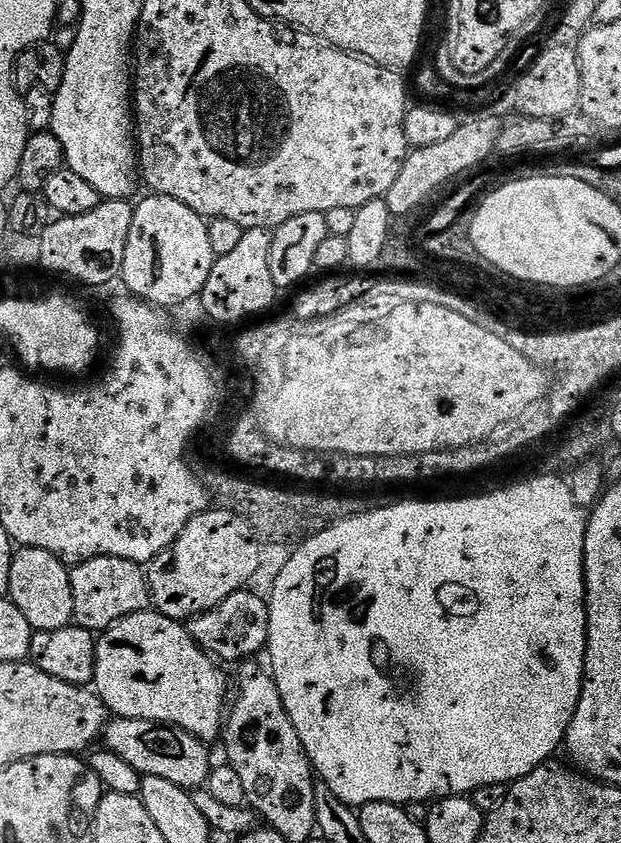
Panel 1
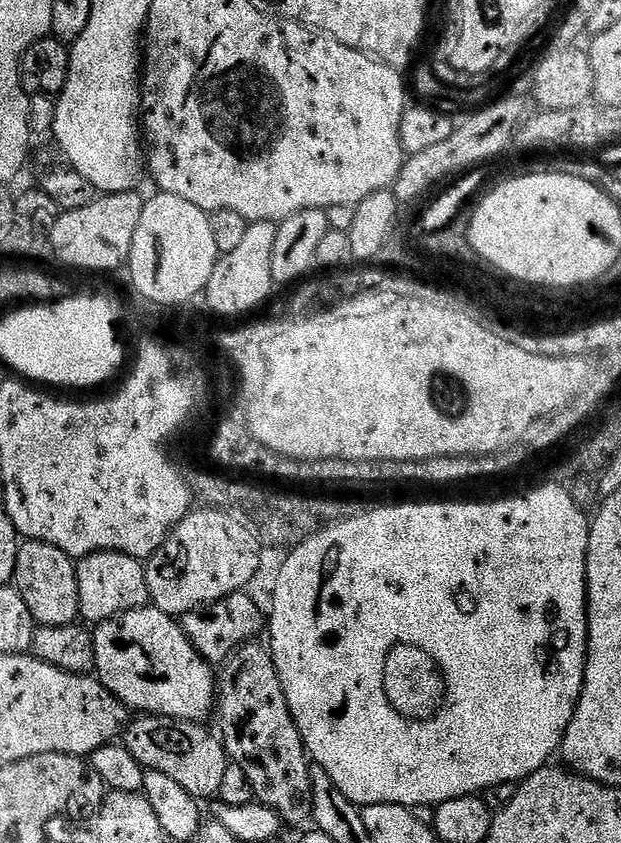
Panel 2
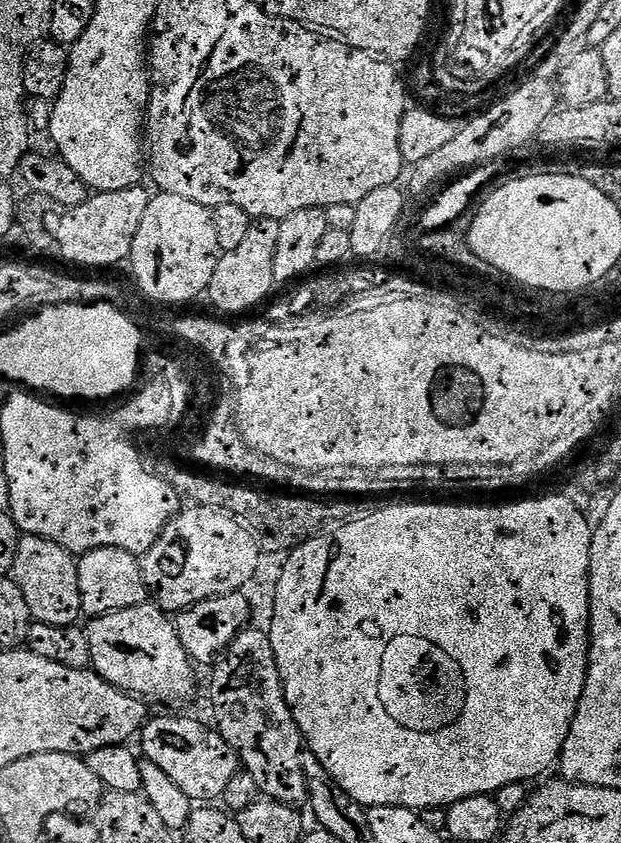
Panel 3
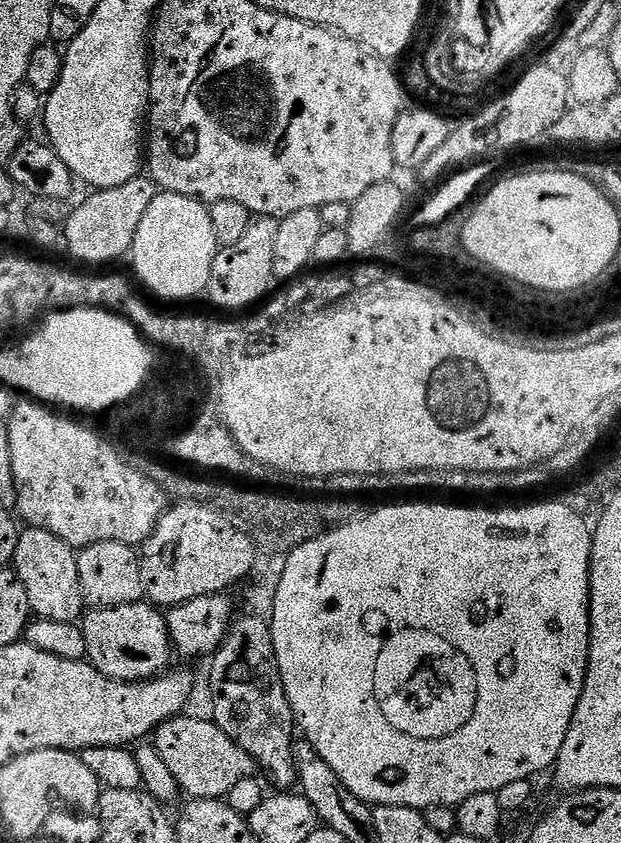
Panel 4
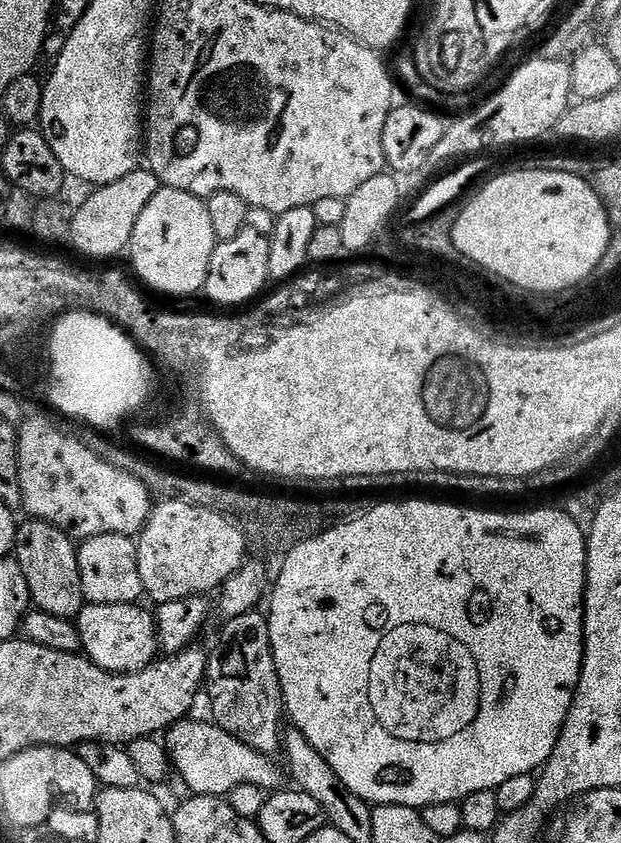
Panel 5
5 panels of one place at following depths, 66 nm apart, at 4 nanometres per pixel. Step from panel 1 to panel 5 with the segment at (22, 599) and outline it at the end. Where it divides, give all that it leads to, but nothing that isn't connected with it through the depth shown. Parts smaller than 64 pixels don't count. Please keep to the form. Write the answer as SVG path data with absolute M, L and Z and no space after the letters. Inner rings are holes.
M28 518L17 527L14 558L19 562L22 574L26 576L26 586L32 595L31 603L41 612L49 612L63 620L79 617L86 601L82 590L82 574L78 570L78 548L73 537L62 528L55 528L44 520Z

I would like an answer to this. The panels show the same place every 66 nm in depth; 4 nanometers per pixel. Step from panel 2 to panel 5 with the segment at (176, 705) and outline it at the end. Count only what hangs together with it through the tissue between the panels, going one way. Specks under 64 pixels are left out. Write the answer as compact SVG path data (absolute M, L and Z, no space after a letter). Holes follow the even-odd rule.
M90 604L80 610L78 627L83 655L105 672L141 672L158 656L156 621L151 611L135 604Z

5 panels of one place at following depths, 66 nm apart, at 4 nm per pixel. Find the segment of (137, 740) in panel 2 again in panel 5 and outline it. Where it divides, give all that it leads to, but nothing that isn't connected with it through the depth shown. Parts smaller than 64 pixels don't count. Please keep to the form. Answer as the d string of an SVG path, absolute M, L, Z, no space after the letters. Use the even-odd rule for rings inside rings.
M185 718L167 729L166 747L171 767L184 779L187 790L193 796L227 797L238 786L255 784L265 790L281 787L280 768L271 764L263 752L246 746L214 722L203 724L200 720ZM280 784L280 785L279 785ZM272 788L272 789L271 789Z

